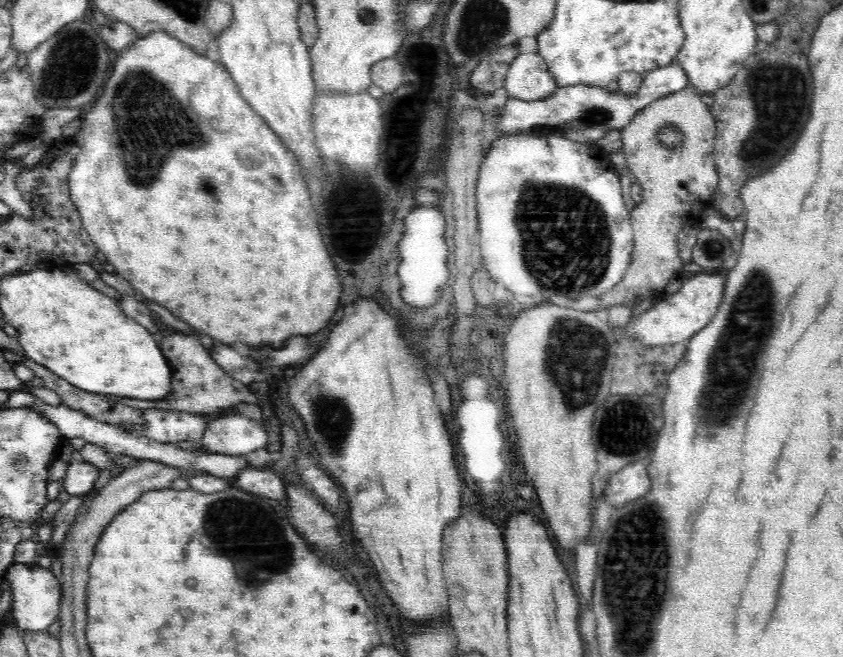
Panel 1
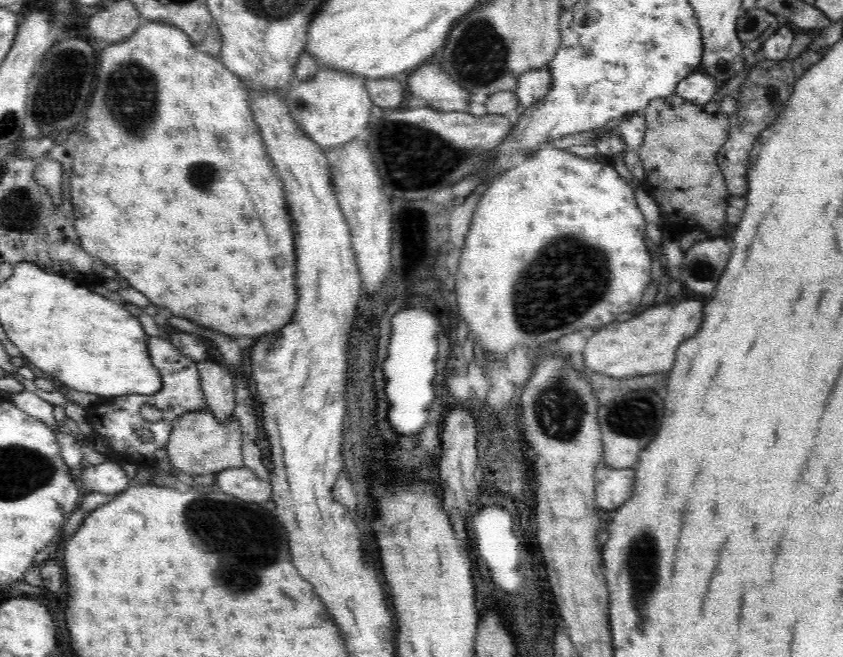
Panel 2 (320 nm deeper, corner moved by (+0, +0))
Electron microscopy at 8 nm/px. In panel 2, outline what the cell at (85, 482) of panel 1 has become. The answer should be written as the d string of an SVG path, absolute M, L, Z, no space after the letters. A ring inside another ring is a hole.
M106 461L97 466L85 468L78 482L82 494L87 494L89 491L120 494L128 486L130 478L117 461Z

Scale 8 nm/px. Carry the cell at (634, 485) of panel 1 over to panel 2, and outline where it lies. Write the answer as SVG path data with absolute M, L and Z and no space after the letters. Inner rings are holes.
M600 465L595 471L595 503L604 510L614 510L632 496L634 470Z

